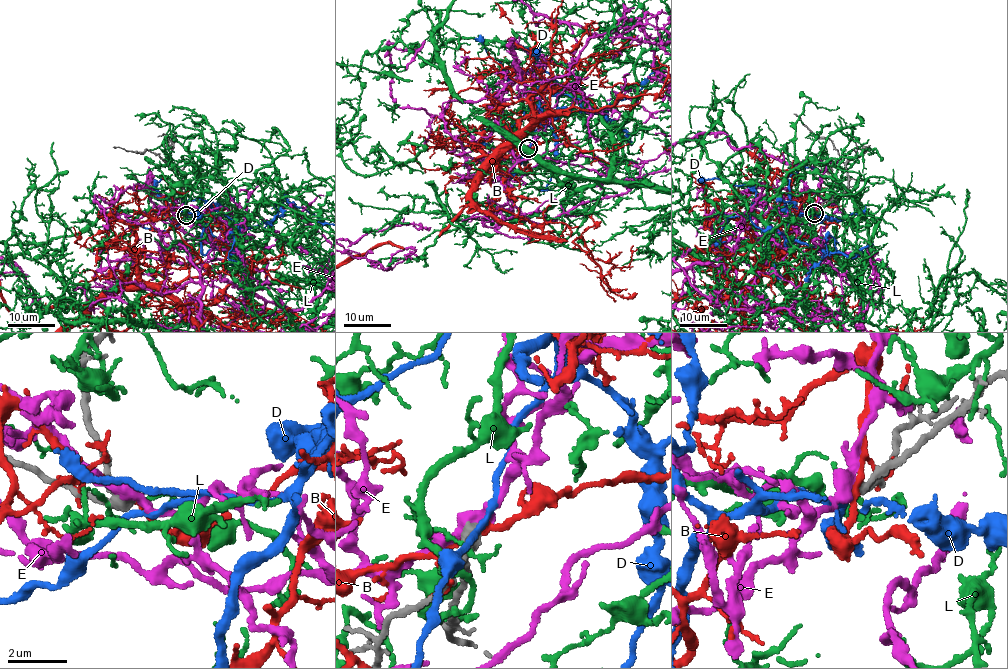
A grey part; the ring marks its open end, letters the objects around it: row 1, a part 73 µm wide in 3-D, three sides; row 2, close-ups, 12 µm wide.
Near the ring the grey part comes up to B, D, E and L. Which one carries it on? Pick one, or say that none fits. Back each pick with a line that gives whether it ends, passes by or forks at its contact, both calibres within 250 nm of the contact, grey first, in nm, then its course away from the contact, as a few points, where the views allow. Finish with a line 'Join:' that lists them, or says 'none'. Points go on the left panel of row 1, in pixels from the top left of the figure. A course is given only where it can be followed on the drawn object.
Join: none

